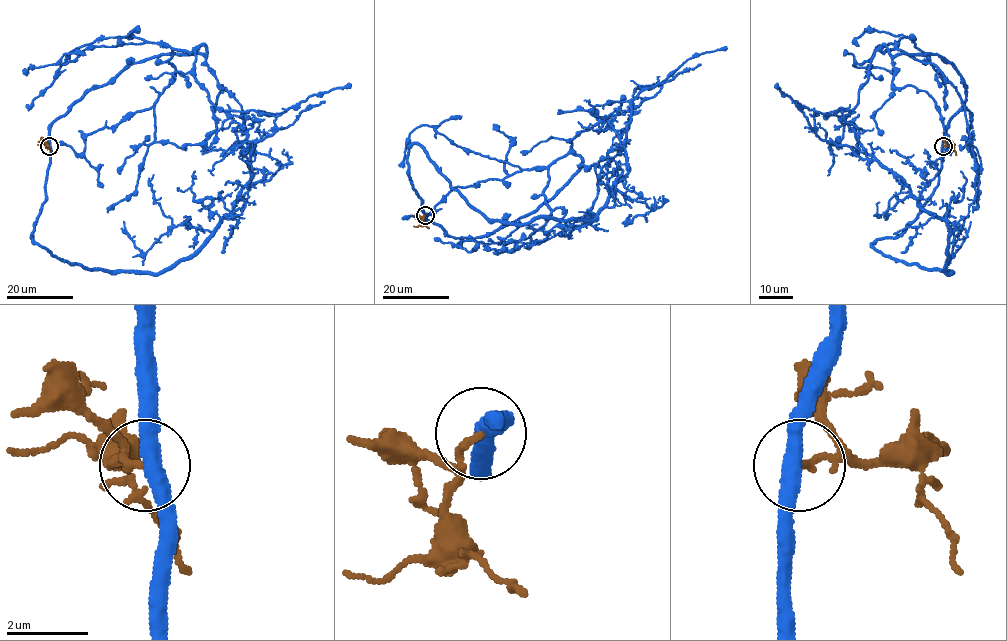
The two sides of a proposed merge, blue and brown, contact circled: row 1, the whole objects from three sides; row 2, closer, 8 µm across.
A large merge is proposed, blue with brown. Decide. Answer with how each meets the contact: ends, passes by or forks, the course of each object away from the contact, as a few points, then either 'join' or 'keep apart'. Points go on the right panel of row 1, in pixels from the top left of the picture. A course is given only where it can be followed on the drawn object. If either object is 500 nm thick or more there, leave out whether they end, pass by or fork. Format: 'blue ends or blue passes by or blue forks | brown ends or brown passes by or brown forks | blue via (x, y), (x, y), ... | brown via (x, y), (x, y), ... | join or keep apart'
blue passes by | brown passes by | blue via (942, 146), (922, 211), (871, 245), (948, 273), (947, 224), (875, 160), (823, 141), (792, 101) | brown via (942, 146), (952, 146), (956, 154) | keep apart

